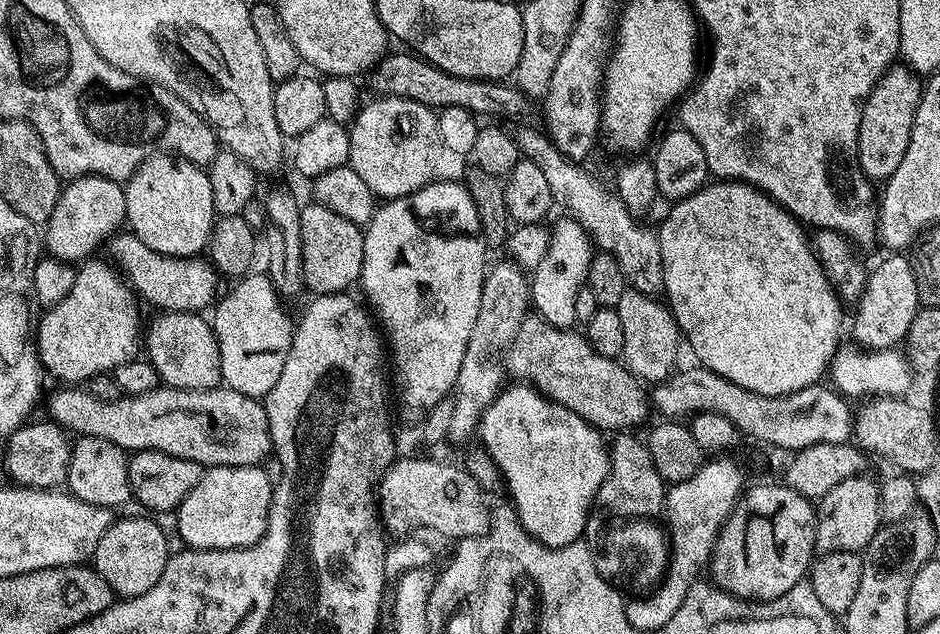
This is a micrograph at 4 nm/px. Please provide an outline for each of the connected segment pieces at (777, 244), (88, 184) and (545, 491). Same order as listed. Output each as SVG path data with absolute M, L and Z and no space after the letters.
M738 180L709 182L684 200L677 200L671 205L668 217L658 227L660 253L662 254L662 274L664 275L663 295L666 297L668 309L680 327L680 335L692 347L697 356L699 367L714 370L714 374L722 374L722 378L730 378L734 386L742 386L754 394L763 396L785 396L794 390L802 390L806 386L817 383L820 375L829 371L833 356L841 347L840 341L840 303L833 283L824 273L824 267L817 260L813 245L804 237L805 229L801 221L786 208L780 207L771 196L753 188L752 185Z
M79 176L77 180L67 181L61 187L60 197L47 224L42 228L42 244L47 255L57 260L84 262L103 240L104 243L111 241L125 227L128 219L124 189L121 181L101 176Z
M530 386L505 387L484 412L478 429L478 440L500 468L507 495L514 505L522 526L547 548L565 548L584 535L588 511L596 504L596 495L608 477L609 445L599 428L587 424L578 414L553 404Z

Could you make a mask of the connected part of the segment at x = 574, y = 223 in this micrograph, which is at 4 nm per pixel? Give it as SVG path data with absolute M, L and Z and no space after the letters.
M566 218L551 225L548 248L530 276L530 304L535 315L559 328L572 328L577 323L574 301L588 283L593 255L594 245L579 221Z

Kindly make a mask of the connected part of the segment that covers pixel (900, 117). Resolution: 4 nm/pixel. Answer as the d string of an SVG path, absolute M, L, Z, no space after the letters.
M893 66L881 76L861 108L859 164L871 180L878 182L887 180L897 170L898 163L902 162L913 130L914 114L917 113L923 92L921 81L918 80L919 77L911 68Z

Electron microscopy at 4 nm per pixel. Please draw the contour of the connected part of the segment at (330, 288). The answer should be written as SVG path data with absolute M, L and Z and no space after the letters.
M319 202L305 203L300 210L300 234L302 236L301 270L304 275L303 287L309 288L312 294L344 294L351 284L355 285L360 278L364 265L364 233L361 225L342 218L342 214L334 214L328 205Z

